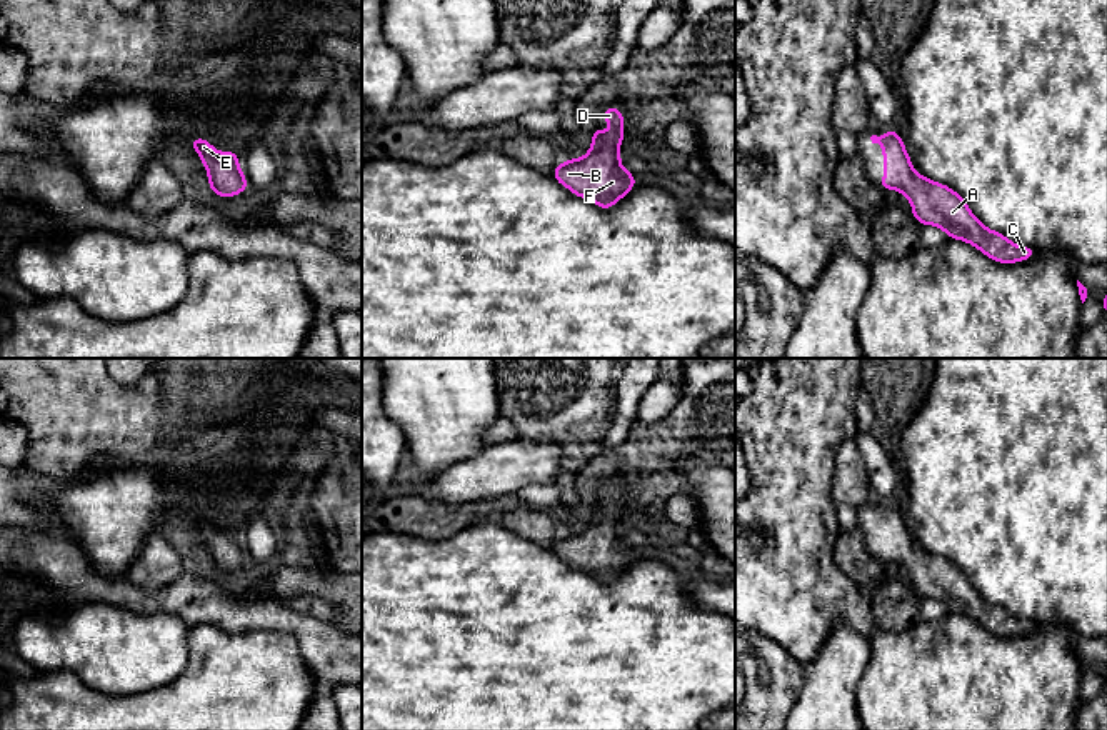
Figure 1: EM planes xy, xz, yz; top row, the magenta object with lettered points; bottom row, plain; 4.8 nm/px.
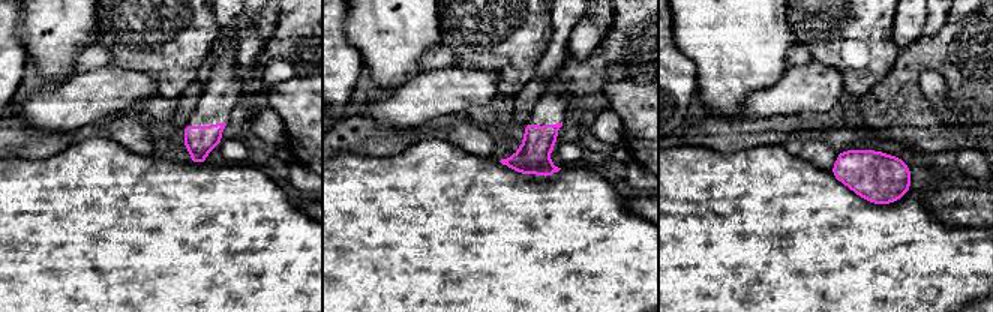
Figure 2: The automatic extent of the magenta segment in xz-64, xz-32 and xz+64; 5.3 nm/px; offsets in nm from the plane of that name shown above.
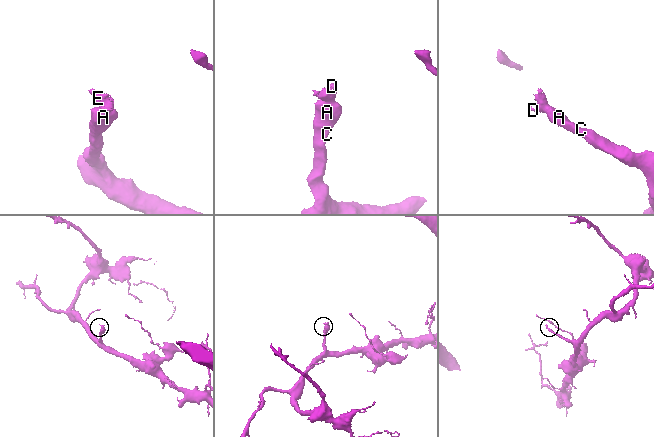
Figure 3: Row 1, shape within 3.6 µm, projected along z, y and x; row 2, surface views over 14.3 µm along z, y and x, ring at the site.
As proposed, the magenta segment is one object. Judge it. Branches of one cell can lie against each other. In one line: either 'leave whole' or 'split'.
leave whole

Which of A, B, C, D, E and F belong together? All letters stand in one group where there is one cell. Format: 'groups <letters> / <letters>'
groups A B C D E F

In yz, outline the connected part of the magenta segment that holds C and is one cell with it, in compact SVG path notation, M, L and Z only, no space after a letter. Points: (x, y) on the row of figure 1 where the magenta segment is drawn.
M887 130L882 137L872 135L870 140L880 143L884 153L884 180L877 187L905 195L917 223L939 227L949 238L974 245L999 263L1024 262L1037 253L1032 247L1020 247L982 225L965 198L950 187L915 173L904 140L895 130Z

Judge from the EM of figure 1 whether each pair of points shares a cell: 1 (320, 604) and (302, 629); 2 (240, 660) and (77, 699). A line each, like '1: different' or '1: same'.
1: different
2: same

